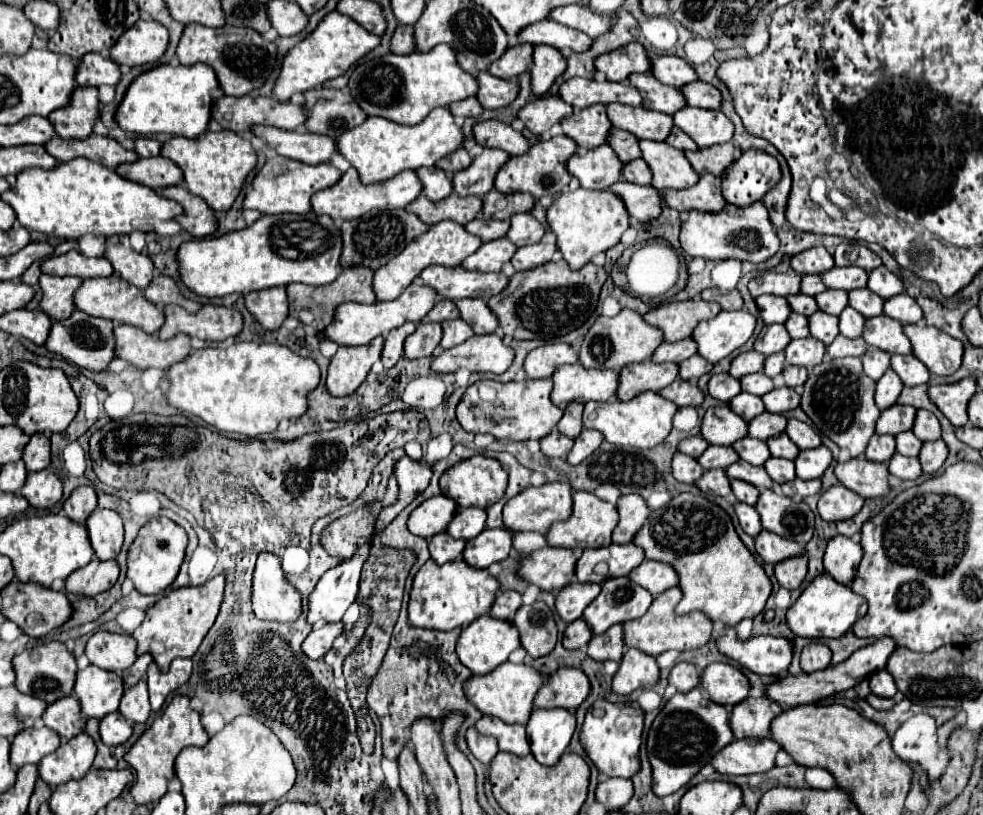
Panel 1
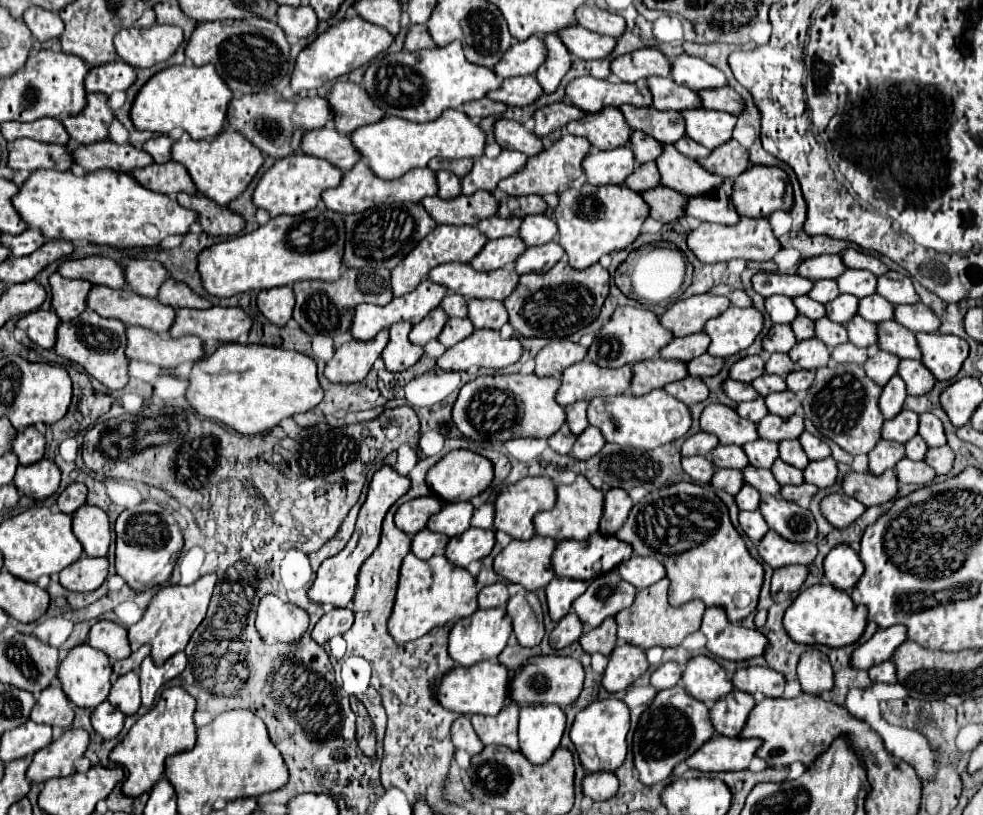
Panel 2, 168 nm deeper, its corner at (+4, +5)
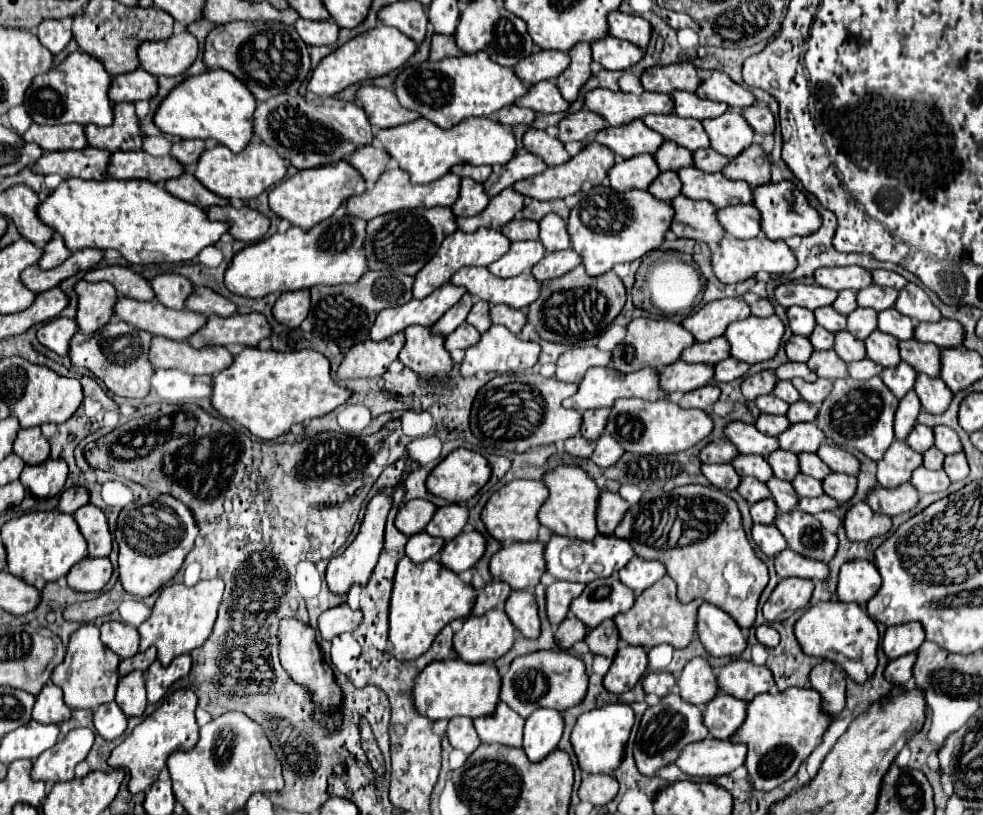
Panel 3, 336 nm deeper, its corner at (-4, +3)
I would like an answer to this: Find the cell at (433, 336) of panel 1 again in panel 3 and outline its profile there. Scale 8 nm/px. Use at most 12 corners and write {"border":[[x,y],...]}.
{"border":[[469,293],[461,297],[431,329],[453,333],[465,323],[473,303]]}

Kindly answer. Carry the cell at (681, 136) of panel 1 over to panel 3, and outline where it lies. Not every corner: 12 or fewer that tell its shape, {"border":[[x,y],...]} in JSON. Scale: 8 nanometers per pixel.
{"border":[[709,149],[695,151],[695,167],[721,173],[731,159]]}

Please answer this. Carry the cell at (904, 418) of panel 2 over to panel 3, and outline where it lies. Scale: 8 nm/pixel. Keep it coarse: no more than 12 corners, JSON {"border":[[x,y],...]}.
{"border":[[915,425],[907,445],[923,453],[933,447],[933,429]]}

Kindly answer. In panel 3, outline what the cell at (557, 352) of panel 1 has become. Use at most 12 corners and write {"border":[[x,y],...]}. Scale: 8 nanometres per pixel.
{"border":[[571,347],[557,361],[557,379],[579,385],[589,367],[607,367],[611,353]]}

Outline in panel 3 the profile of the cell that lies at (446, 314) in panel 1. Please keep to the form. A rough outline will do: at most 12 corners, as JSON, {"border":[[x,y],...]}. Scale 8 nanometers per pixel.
{"border":[[477,301],[467,323],[485,333],[493,323],[489,317],[491,305]]}

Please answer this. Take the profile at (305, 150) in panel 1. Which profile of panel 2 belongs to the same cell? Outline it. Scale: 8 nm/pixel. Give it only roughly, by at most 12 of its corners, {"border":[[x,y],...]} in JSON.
{"border":[[327,127],[303,133],[301,151],[349,171],[351,139]]}

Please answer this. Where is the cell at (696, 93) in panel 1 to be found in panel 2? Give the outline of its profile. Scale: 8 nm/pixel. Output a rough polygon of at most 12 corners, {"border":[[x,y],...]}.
{"border":[[725,89],[697,91],[707,109],[743,111],[741,97]]}

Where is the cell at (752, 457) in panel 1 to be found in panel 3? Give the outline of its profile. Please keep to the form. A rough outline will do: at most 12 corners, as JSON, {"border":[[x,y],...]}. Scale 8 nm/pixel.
{"border":[[783,449],[767,457],[777,479],[799,475],[799,457]]}

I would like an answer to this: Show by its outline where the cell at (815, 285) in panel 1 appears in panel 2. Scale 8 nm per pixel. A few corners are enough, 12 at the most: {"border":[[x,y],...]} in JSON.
{"border":[[815,281],[809,297],[819,303],[839,295],[835,281]]}

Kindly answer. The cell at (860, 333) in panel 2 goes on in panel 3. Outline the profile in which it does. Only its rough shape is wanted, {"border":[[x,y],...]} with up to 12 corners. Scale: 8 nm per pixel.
{"border":[[873,331],[867,357],[883,367],[895,367],[899,341]]}

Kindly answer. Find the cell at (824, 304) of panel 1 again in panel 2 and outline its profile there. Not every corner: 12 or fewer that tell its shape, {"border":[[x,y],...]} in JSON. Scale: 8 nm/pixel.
{"border":[[841,293],[825,305],[827,317],[845,325],[857,313],[857,297]]}

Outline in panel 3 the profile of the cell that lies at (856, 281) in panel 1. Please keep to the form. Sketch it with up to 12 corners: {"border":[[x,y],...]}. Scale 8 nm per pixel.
{"border":[[879,285],[857,293],[859,307],[885,311],[899,293]]}

